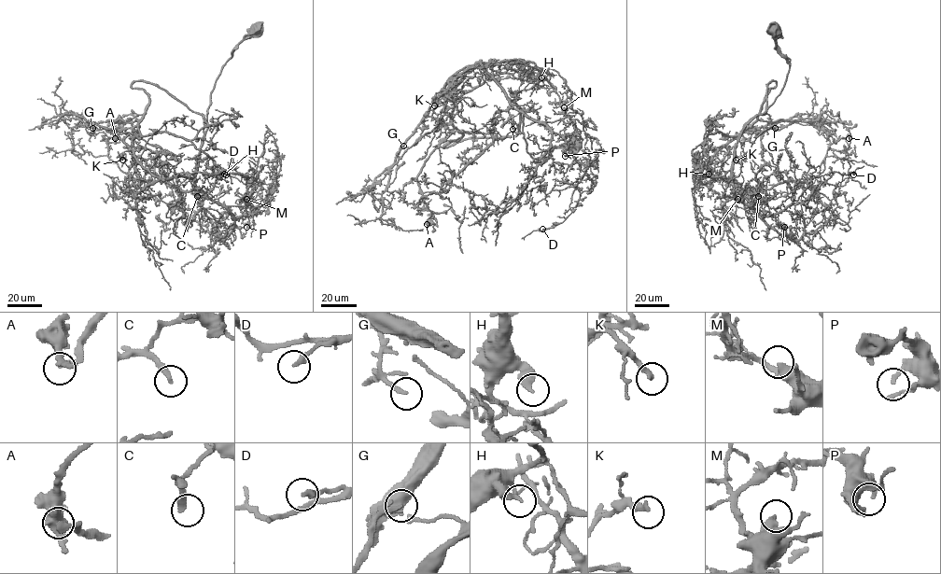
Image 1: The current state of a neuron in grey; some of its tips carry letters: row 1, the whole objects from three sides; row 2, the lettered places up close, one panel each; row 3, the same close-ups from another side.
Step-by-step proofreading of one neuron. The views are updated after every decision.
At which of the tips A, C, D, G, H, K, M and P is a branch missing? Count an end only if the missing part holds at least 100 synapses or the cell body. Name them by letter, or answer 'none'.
C

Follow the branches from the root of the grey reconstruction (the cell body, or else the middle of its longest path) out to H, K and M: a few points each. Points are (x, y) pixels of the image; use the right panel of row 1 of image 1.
H: (773, 31), (775, 45), (789, 64), (782, 90), (745, 126), (730, 175), (709, 174)
K: (773, 31), (789, 64), (782, 90), (745, 126), (730, 175), (699, 178), (719, 149), (736, 160)
M: (773, 31), (775, 45), (789, 70), (780, 93), (745, 126), (737, 140), (733, 179), (751, 205), (737, 199)

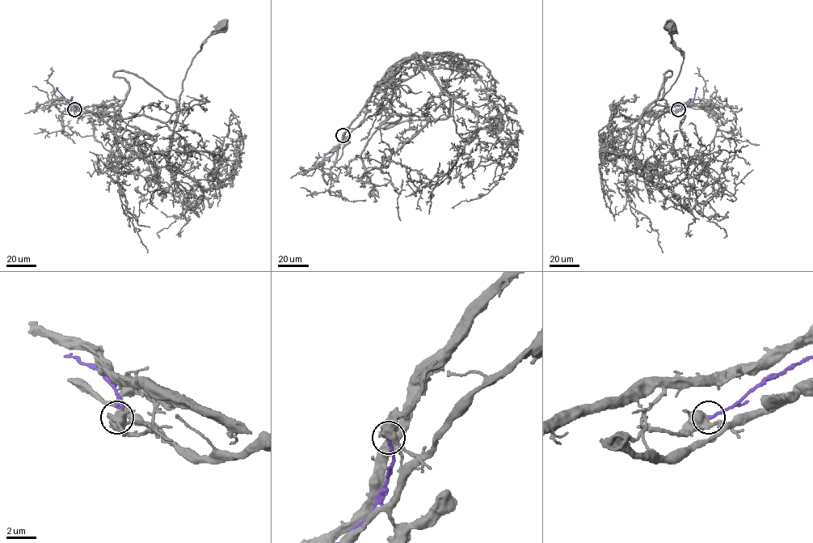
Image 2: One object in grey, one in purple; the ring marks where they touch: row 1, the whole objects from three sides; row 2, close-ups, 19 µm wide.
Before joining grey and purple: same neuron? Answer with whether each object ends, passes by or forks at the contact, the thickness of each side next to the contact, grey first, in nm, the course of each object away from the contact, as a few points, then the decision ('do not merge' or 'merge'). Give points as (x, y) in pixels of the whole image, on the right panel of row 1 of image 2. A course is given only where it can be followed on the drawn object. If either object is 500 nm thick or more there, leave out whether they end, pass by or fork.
calibres 600 and 200 nm; course grey (678, 109), (645, 112), (605, 155), (631, 154), (643, 112), (676, 81), (683, 55), (669, 27); course purple (678, 109), (693, 99), (695, 87); do not merge

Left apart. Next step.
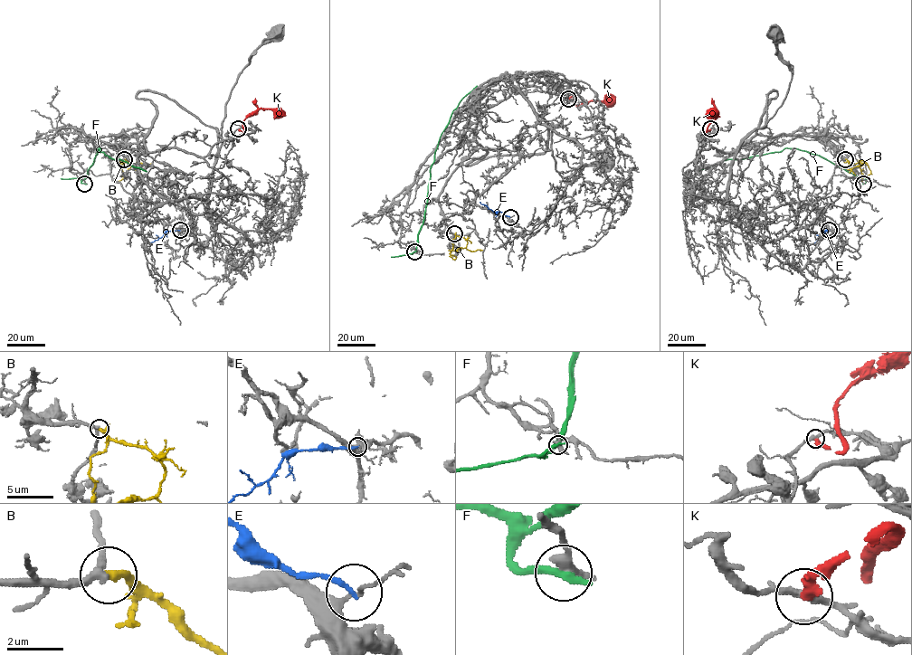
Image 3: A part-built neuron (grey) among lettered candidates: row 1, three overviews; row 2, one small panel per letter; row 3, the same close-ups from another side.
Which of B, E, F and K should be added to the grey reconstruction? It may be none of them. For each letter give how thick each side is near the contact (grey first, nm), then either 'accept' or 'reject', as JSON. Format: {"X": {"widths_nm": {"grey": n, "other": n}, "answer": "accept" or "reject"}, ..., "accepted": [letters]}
{"B": {"widths_nm": {"grey": 260, "other": 300}, "answer": "accept"}, "E": {"widths_nm": {"grey": 200, "other": 190}, "answer": "reject"}, "F": {"widths_nm": {"grey": 360, "other": 320}, "answer": "reject"}, "K": {"widths_nm": {"grey": 280, "other": 280}, "answer": "reject"}, "accepted": ["B"]}

